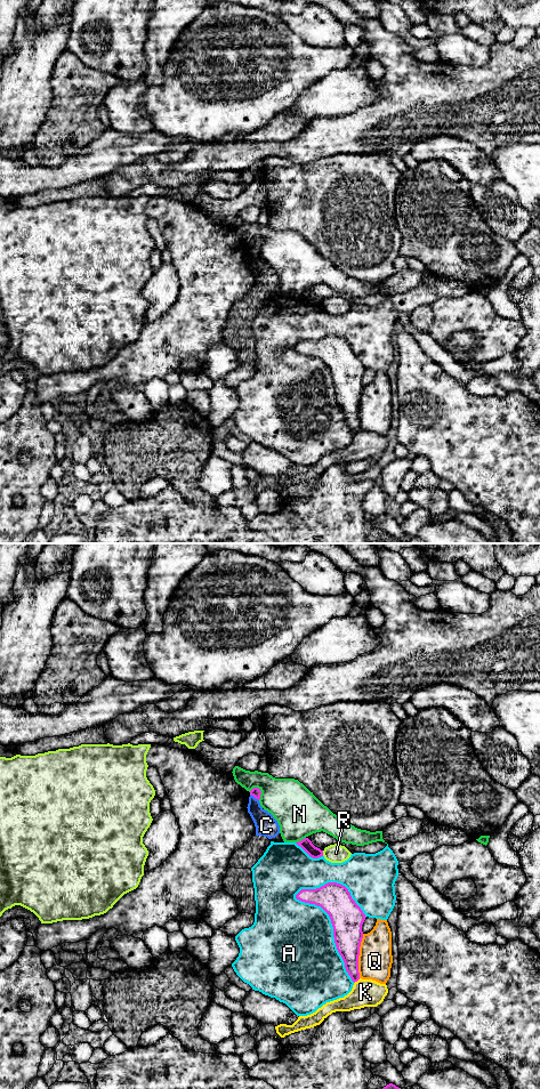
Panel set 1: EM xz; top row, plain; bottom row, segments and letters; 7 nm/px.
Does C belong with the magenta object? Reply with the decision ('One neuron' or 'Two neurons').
Two neurons

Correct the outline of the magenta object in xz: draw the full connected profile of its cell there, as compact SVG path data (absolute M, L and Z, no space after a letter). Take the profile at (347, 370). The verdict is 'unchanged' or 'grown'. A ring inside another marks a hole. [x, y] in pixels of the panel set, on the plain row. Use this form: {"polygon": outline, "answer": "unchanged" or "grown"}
{"polygon": "M328 334L316 341L301 341L296 350L321 358L330 369L337 402L352 433L360 431L358 408L363 390L365 366L352 350L348 341L337 334Z", "answer": "unchanged"}

